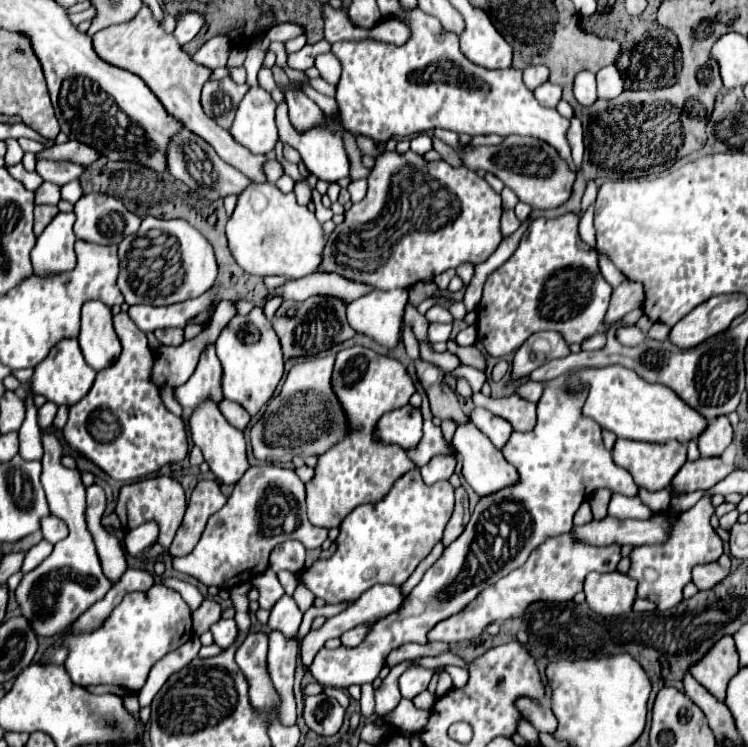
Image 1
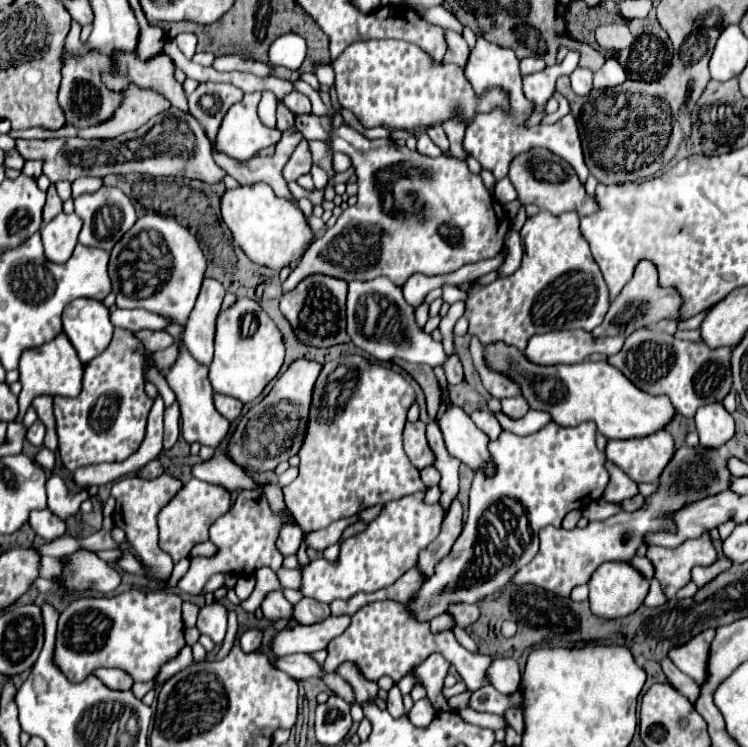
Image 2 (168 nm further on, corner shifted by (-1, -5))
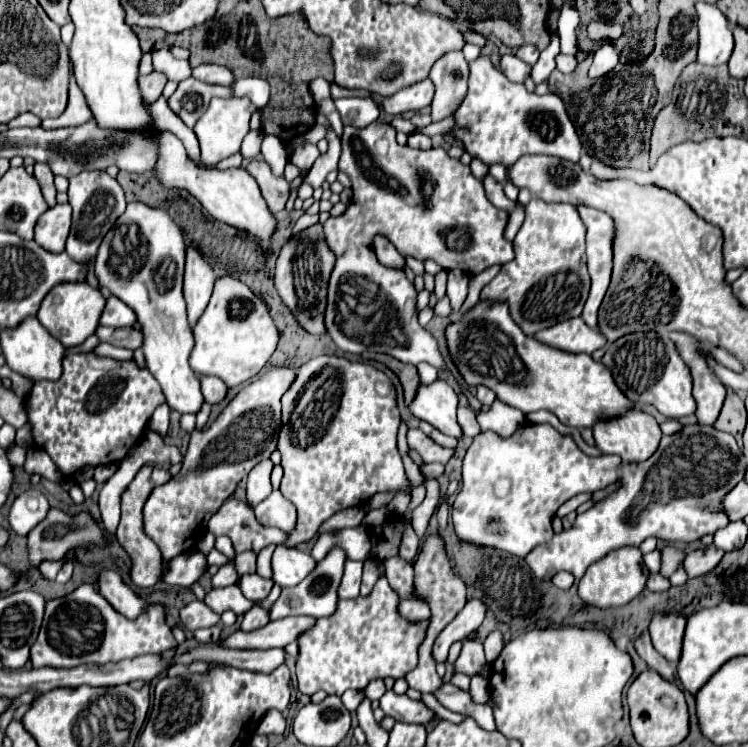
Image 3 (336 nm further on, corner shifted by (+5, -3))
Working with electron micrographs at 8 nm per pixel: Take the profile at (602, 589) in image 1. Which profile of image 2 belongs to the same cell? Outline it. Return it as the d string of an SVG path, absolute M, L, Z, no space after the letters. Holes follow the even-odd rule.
M609 561L609 563L601 565L589 581L591 611L593 611L593 615L605 617L605 619L619 619L619 617L631 615L643 605L647 591L649 591L649 581L643 579L629 563Z

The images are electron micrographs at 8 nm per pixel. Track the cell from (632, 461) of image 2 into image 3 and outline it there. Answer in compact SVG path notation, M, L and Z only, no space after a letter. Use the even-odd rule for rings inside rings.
M631 407L627 413L619 415L617 419L611 417L611 419L595 421L593 437L601 453L613 453L613 455L619 455L623 463L631 463L631 461L645 461L647 457L653 455L653 451L659 447L659 441L661 441L661 429L649 413L641 411L639 407Z

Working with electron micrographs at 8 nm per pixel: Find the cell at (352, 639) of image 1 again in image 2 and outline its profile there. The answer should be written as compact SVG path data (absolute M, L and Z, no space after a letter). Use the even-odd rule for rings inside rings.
M377 601L377 603L369 603L369 605L361 607L353 615L347 631L327 645L327 651L329 651L329 655L327 655L327 661L323 663L325 675L321 679L333 689L335 695L345 699L347 703L355 701L353 691L341 677L335 675L335 669L343 661L357 663L361 673L371 681L377 681L379 677L389 675L397 683L403 675L407 675L417 663L425 661L431 653L441 653L457 669L457 673L461 675L461 679L465 681L469 691L477 691L479 687L487 685L485 671L491 663L491 657L481 655L481 653L469 653L465 647L461 647L459 641L455 639L453 631L433 635L429 631L429 623L417 623L409 615L405 605L395 603L395 601Z

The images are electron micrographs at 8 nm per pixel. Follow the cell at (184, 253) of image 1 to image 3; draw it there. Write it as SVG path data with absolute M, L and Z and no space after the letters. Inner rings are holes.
M141 201L127 205L119 221L115 221L103 237L95 257L95 277L99 285L107 287L111 295L129 305L137 315L137 323L141 323L147 369L159 381L169 407L179 413L197 413L201 409L203 395L199 377L189 367L193 333L185 313L183 267L185 241L181 229L167 211L149 207Z

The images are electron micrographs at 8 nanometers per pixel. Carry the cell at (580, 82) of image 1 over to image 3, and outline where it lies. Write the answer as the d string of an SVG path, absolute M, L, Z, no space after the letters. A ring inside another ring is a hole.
M559 53L555 57L555 63L557 63L557 69L563 71L563 73L571 73L571 69L575 69L575 57L571 57L571 55Z

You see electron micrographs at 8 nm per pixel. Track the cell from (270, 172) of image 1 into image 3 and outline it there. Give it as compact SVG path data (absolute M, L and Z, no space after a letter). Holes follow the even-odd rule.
M305 143L305 145L301 145L301 149L295 151L293 157L289 157L289 161L295 163L299 169L311 169L311 165L315 163L315 159L317 159L319 155L321 155L321 153L319 153L317 145Z

